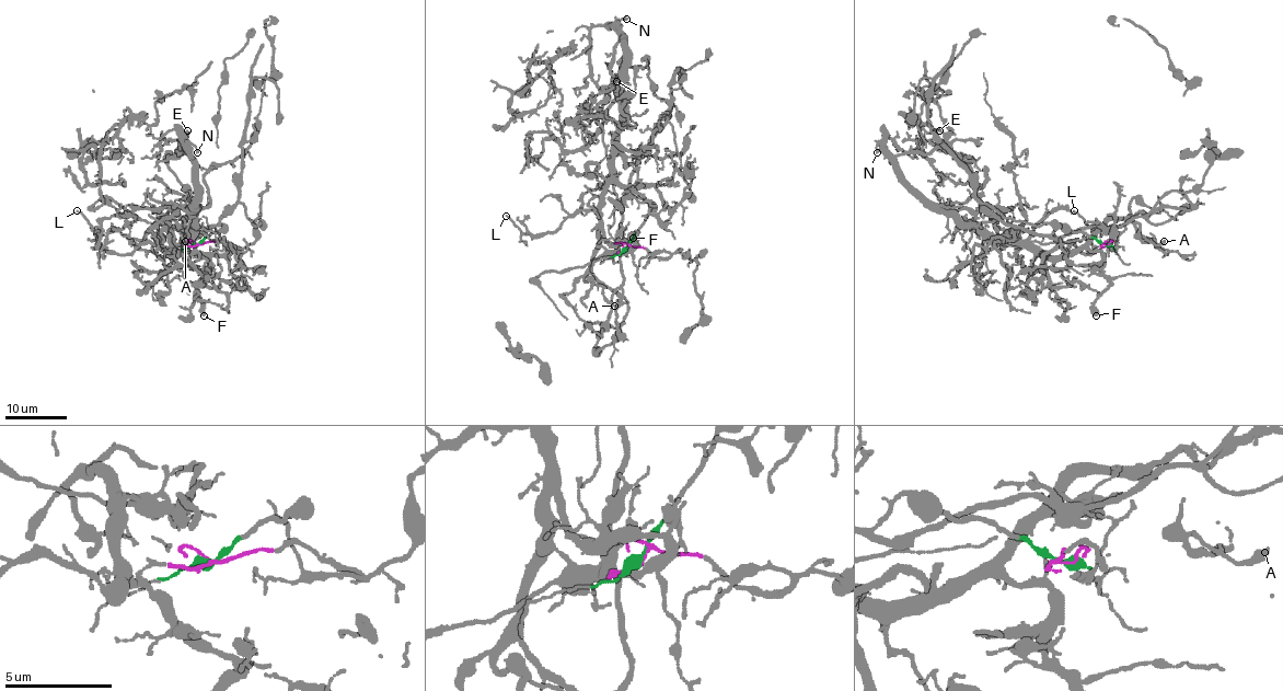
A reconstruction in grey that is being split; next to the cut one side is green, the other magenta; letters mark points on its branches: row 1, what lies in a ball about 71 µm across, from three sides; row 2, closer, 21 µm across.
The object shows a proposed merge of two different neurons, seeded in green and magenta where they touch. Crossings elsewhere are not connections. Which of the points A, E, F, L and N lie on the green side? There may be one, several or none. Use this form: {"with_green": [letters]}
{"with_green": []}

